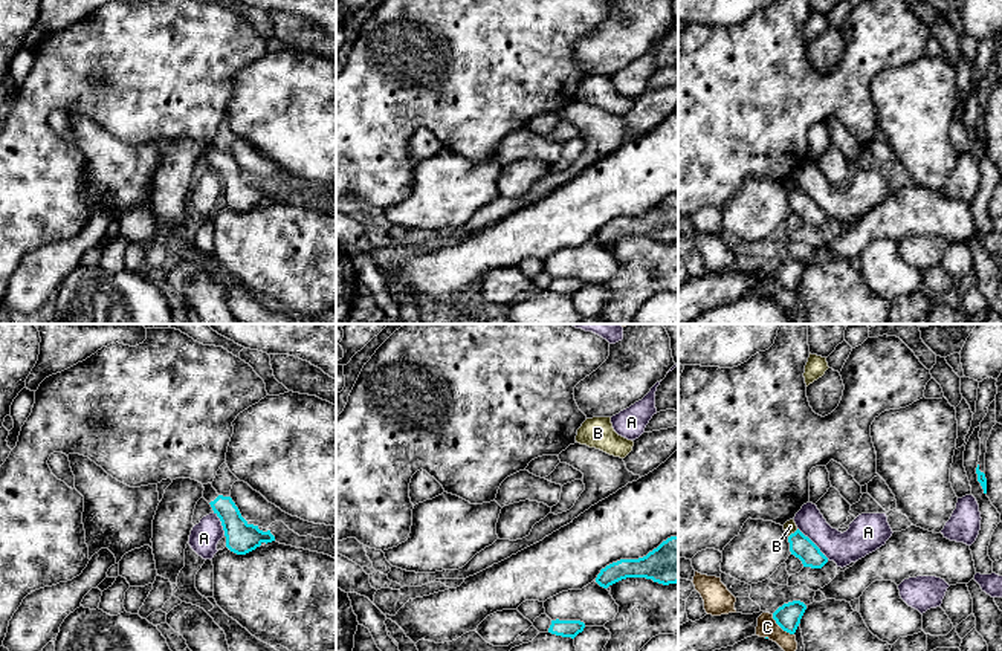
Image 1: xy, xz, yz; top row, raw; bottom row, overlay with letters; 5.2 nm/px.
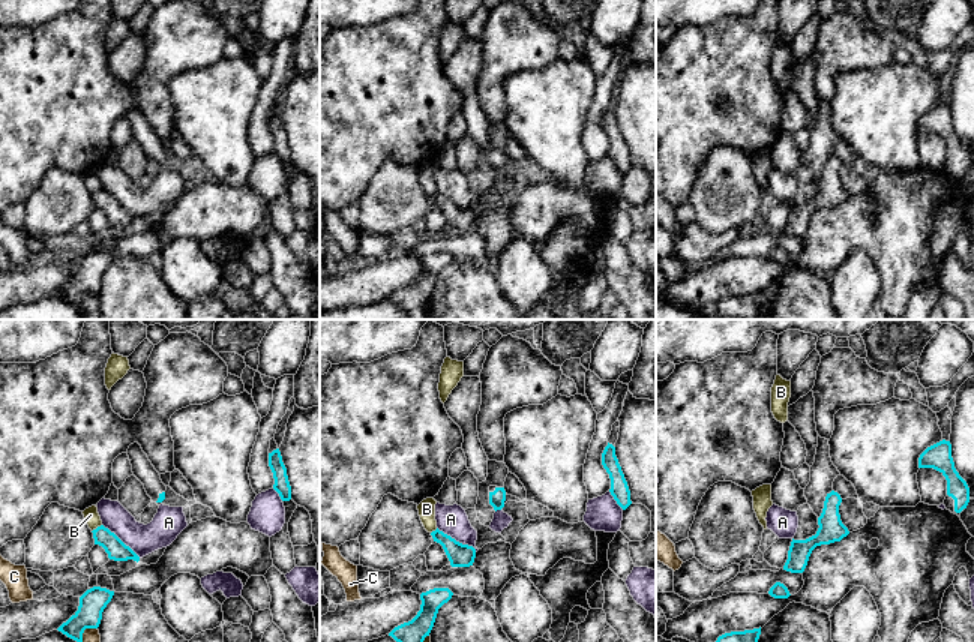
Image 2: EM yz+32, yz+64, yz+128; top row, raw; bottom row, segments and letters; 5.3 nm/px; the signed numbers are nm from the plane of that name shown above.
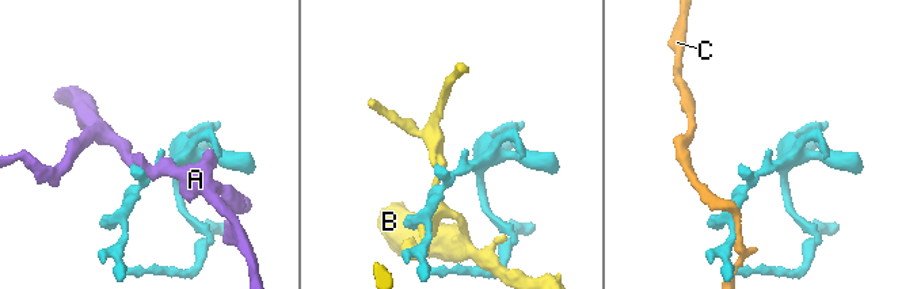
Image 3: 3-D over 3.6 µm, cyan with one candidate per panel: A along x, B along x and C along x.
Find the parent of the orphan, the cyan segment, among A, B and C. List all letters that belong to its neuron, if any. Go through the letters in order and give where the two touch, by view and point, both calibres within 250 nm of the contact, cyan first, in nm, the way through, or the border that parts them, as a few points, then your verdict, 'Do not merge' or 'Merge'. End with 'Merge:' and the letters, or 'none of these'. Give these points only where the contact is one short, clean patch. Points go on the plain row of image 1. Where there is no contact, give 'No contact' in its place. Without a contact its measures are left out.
A: Touches cyan at yz (813, 200). Thickness 120 nm (cyan) against 170 nm. Do not merge
B: Touches cyan at yz (795, 190). Thickness 120 nm (cyan) against 70 nm. Do not merge
C: Touches cyan at yz (781, 285). Thickness 130 nm (cyan) against 110 nm. Do not merge
Merge: none of these

